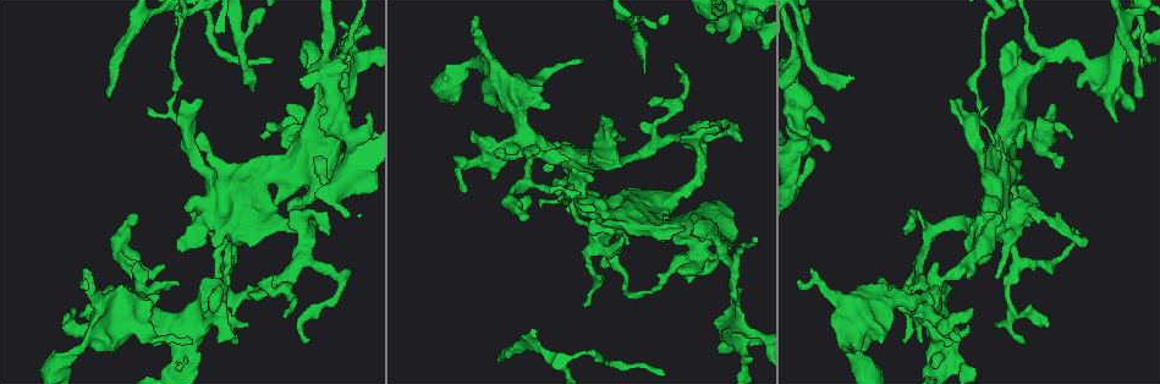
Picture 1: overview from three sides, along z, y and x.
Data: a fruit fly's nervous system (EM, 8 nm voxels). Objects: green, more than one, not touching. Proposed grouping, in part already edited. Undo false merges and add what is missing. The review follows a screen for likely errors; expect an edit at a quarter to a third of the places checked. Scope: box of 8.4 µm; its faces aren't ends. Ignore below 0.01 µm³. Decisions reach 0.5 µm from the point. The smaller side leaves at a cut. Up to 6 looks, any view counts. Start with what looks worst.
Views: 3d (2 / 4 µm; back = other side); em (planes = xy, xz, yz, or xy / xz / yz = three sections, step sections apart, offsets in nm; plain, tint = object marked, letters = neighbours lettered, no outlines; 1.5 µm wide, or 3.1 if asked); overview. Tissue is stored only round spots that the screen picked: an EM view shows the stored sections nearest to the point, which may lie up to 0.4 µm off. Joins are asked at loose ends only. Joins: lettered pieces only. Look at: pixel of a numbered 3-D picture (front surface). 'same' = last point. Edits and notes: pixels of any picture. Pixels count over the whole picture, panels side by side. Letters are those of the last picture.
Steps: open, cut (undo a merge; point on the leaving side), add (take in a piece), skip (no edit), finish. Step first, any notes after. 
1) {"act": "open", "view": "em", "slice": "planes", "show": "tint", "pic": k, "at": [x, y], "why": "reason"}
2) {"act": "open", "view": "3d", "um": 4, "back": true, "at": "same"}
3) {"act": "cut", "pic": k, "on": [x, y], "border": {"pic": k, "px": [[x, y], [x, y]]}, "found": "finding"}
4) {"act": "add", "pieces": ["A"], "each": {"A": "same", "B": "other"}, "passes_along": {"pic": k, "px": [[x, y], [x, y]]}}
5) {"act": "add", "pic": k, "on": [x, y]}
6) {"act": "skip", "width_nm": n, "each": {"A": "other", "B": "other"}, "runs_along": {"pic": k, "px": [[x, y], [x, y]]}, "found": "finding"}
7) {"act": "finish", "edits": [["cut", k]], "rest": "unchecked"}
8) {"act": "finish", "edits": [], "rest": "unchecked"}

{"act": "open", "view": "3d", "um": 4, "pic": 1, "at": [109, 94]}

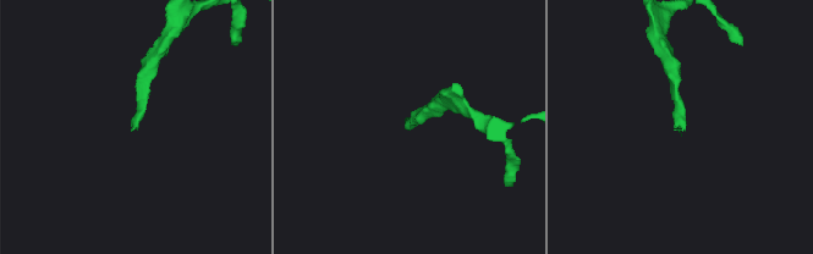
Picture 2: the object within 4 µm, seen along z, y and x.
{"act": "open", "view": "em", "slice": "planes", "show": "letters", "pic": 2, "at": [410, 130], "why": "shape alone is not enough"}

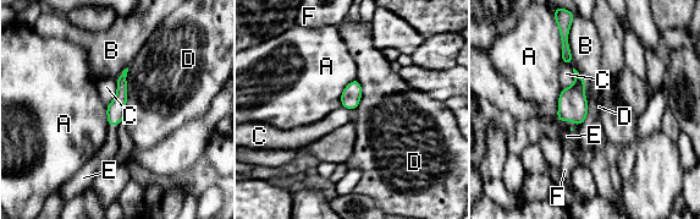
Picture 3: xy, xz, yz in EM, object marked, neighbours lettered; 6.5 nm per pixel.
{"act": "add", "pieces": ["E"], "width_nm": 110, "each": {"A": "other", "B": "other", "C": "other", "D": "other", "E": "same", "F": "other"}, "passes_along": {"pic": 3, "px": [[572, 104], [567, 119], [567, 136]]}, "found": "it goes on there"}

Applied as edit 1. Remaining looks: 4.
{"act": "open", "view": "overview"}

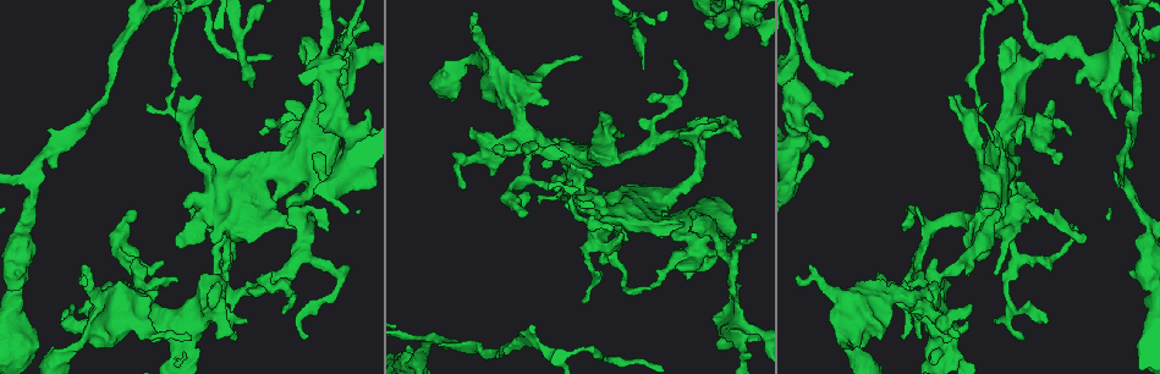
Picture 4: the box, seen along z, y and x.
{"act": "open", "view": "3d", "um": 2, "back": true, "pic": 4, "at": [286, 101], "why": "branch stops here"}

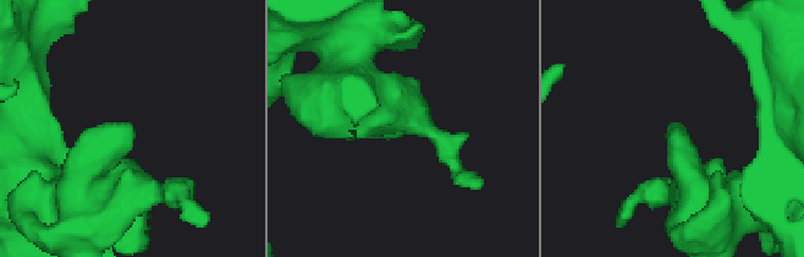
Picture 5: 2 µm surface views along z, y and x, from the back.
{"act": "open", "view": "em", "slice": "planes", "show": "letters", "pic": 5, "at": [680, 126], "why": "need the tissue"}

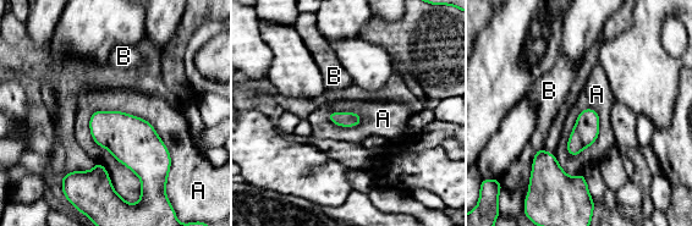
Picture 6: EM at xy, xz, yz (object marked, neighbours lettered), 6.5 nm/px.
{"act": "skip", "longest_contact_nm": ["A", 650], "each": {"A": "other", "B": "other"}, "border": {"pic": 6, "px": [[93, 111], [92, 138], [142, 191]]}, "found": "none of them fits"}

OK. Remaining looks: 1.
{"act": "finish", "edits": [["add", 3]], "rest": "unchecked"}

